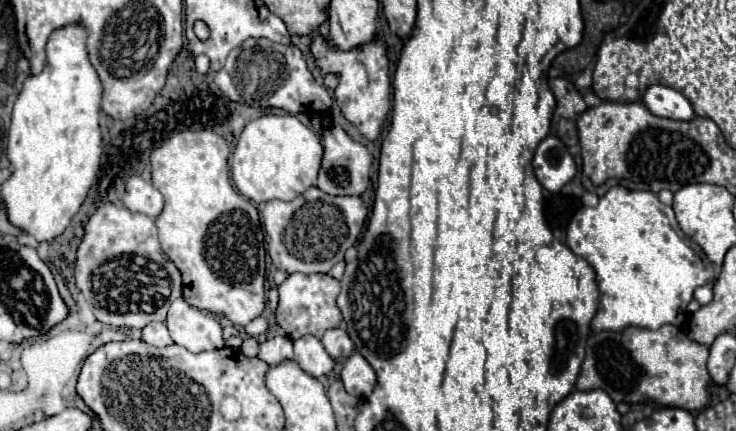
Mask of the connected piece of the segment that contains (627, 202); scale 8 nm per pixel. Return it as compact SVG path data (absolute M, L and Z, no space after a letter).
M612 187L598 203L598 207L582 207L568 225L568 247L584 257L596 269L596 283L600 289L598 313L592 319L592 331L622 331L626 327L658 329L666 323L682 327L688 319L688 303L694 297L696 287L714 283L716 267L704 265L702 257L694 253L688 241L682 241L674 229L674 213L668 205L660 203L652 191L628 191L624 187Z

